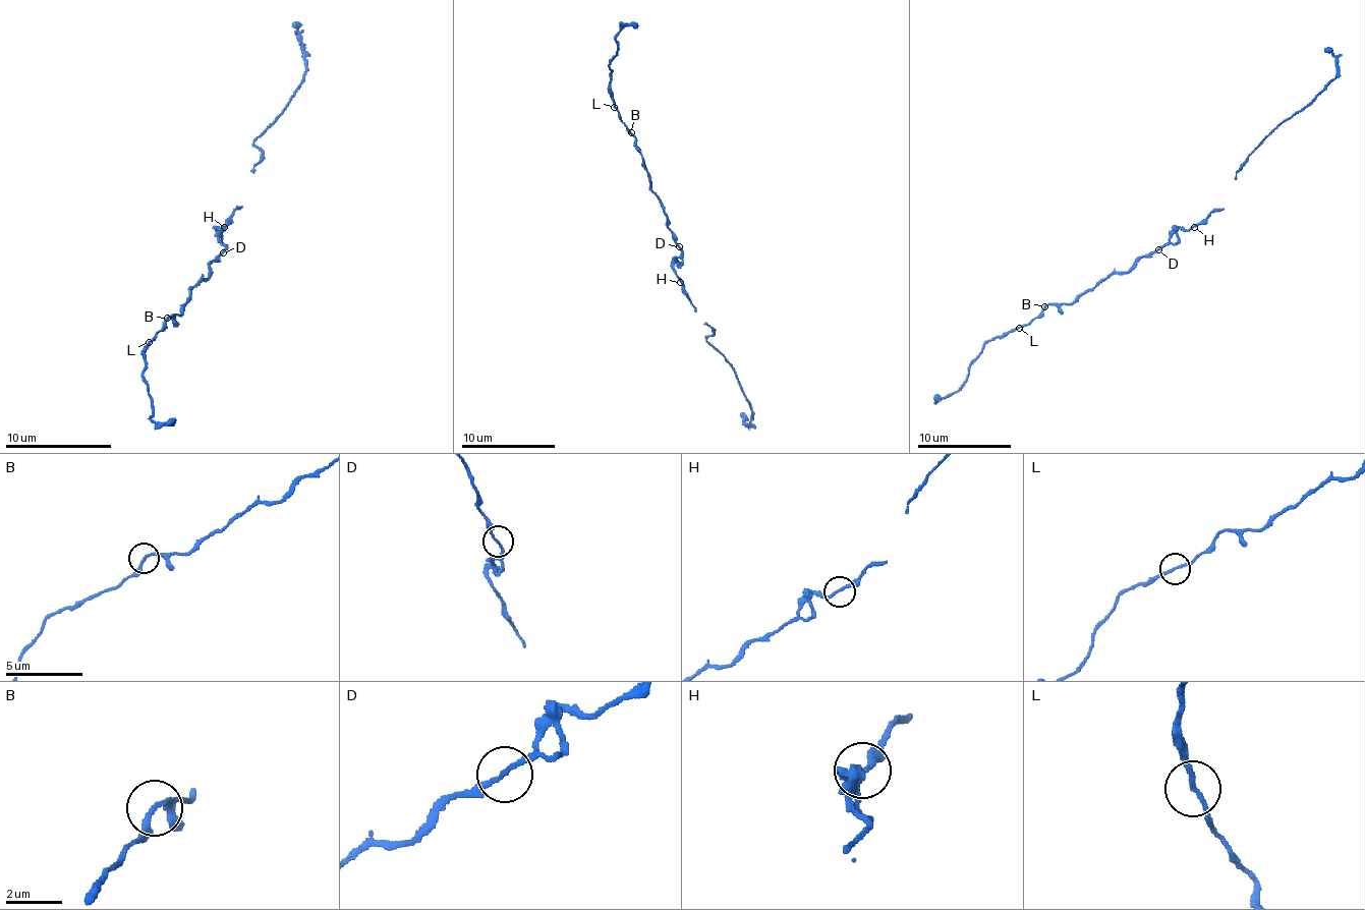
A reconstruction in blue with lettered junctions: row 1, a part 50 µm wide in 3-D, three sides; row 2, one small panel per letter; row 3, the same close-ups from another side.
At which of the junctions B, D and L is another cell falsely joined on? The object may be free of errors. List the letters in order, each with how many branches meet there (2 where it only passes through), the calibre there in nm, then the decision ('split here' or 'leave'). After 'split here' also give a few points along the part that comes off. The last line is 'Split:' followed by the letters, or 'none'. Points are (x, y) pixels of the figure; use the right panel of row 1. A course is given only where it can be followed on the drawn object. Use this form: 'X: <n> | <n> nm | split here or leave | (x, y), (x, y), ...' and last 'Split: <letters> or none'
B: 2 | 160 nm | leave
D: 2 | 160 nm | leave
L: 2 | 160 nm | leave
Split: none

